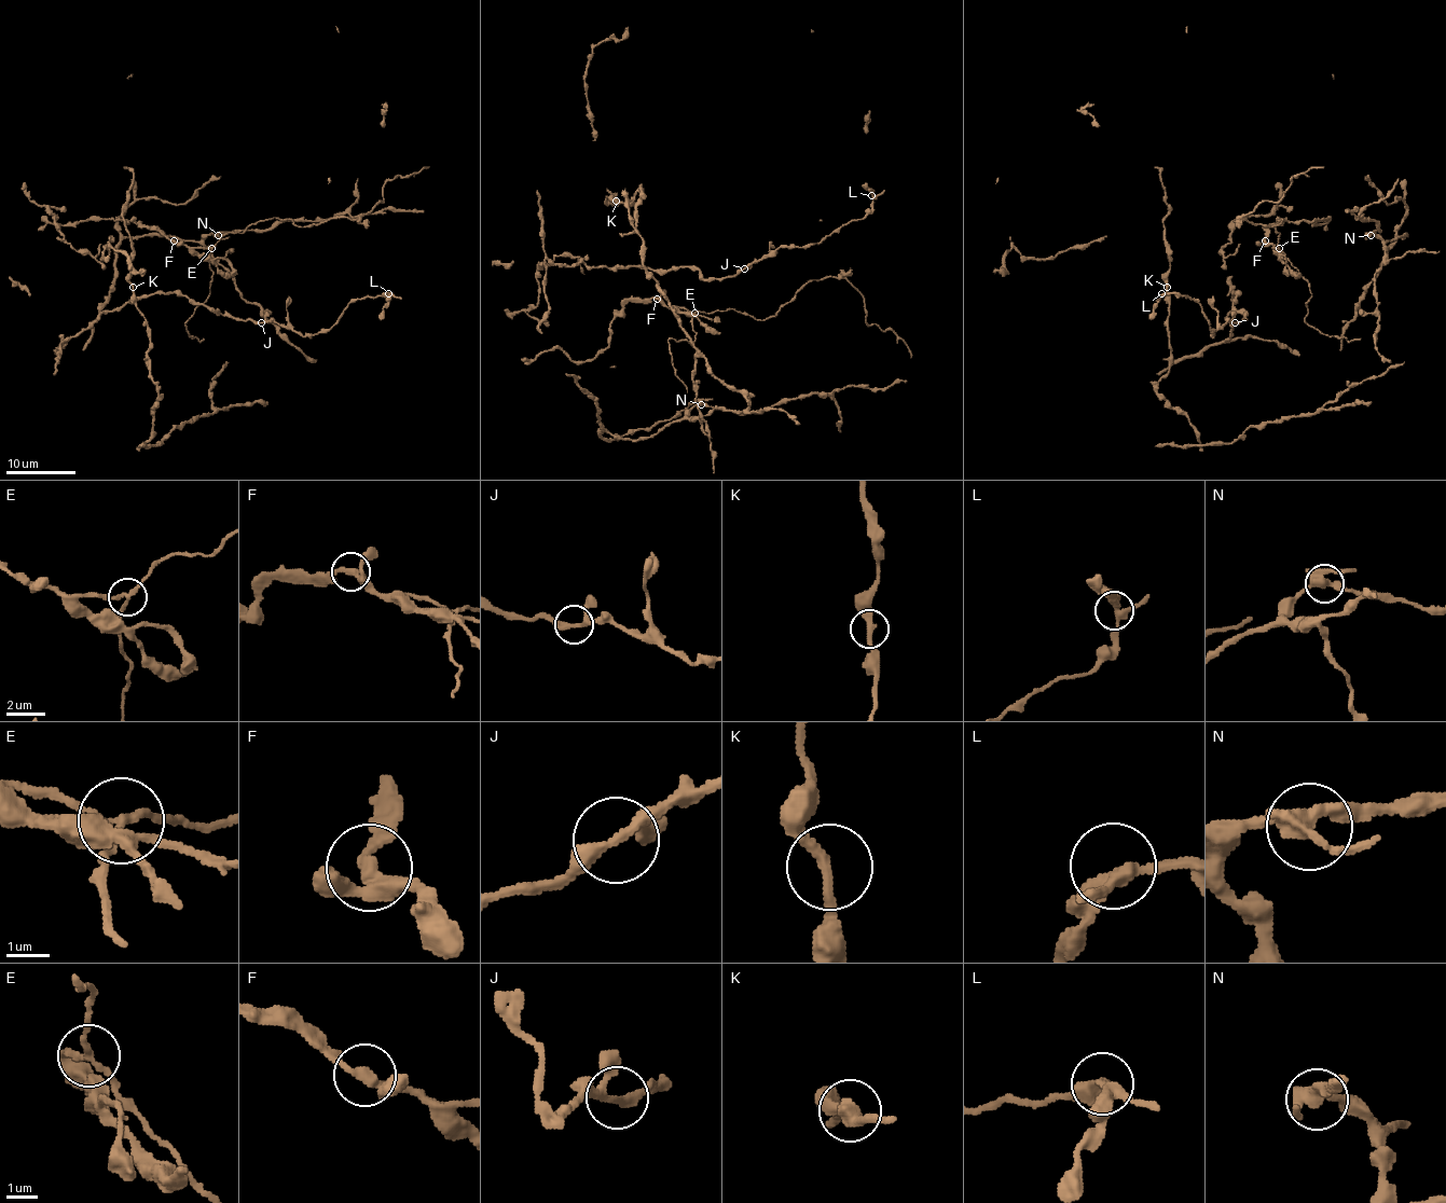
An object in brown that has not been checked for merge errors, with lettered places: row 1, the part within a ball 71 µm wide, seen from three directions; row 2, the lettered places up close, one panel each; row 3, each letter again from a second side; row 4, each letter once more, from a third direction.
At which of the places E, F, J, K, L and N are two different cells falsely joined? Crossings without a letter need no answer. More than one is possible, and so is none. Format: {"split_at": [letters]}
{"split_at": ["E"]}

